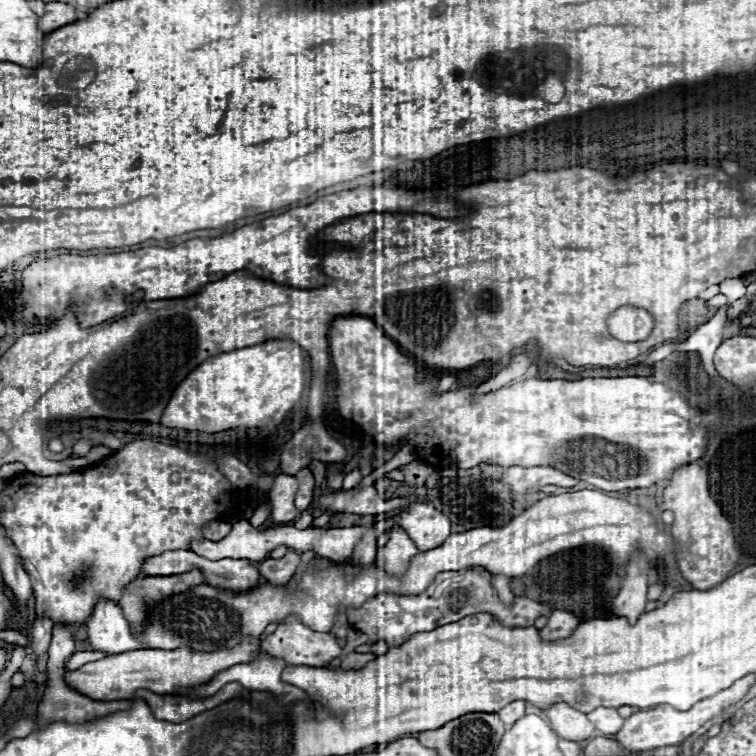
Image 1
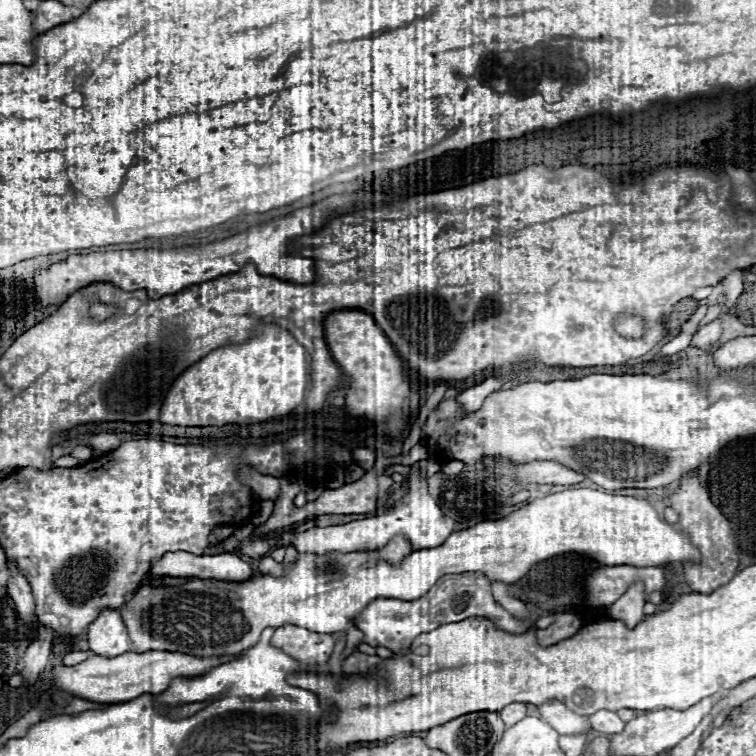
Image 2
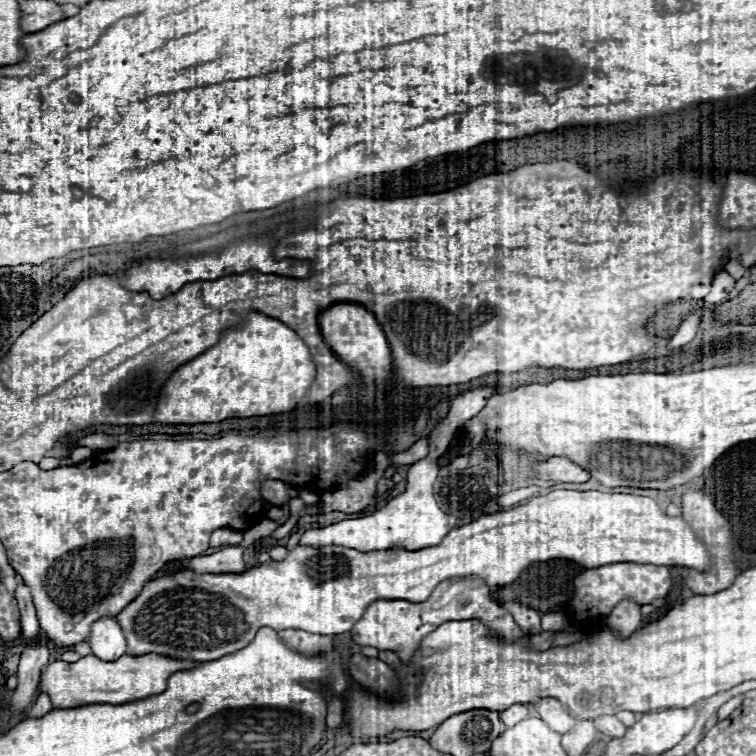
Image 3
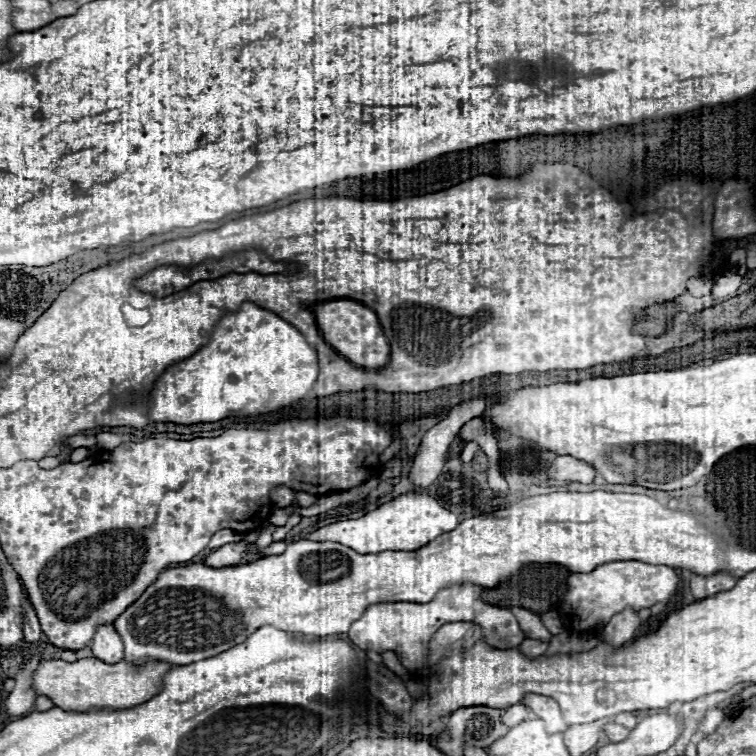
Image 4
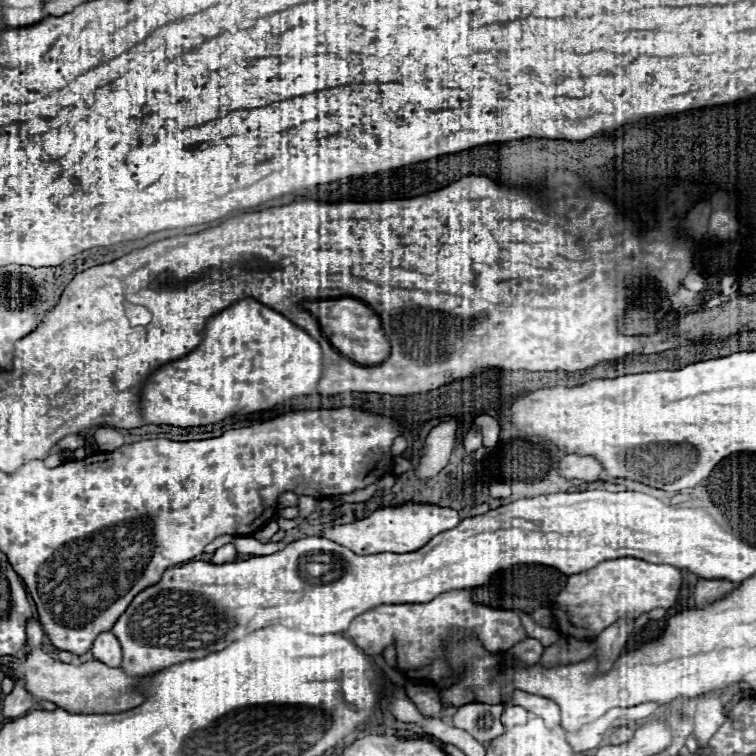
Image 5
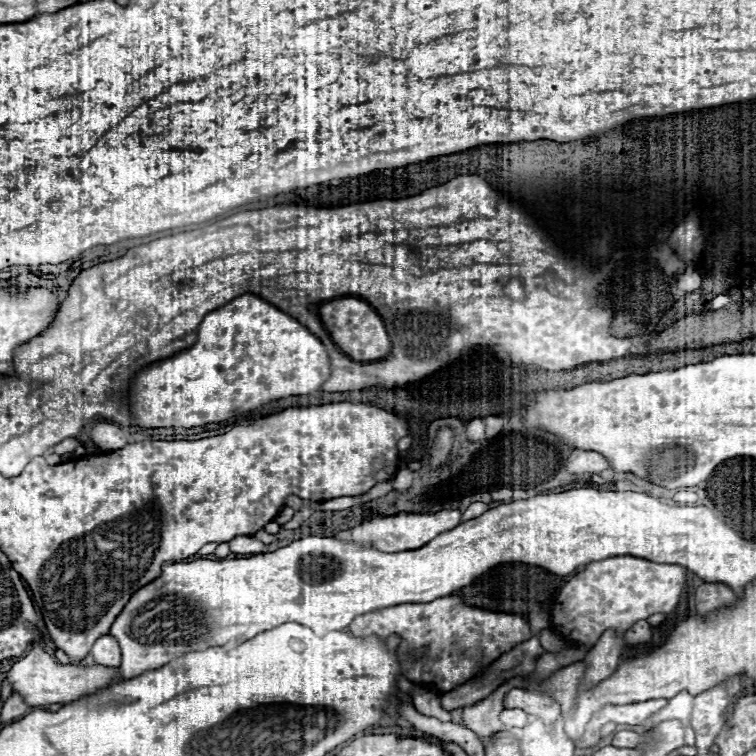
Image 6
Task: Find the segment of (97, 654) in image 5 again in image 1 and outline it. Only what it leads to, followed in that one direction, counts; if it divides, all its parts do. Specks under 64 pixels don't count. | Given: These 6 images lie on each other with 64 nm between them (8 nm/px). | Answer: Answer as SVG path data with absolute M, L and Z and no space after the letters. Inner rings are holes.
M100 598L86 622L88 640L94 650L120 654L126 650L138 650L142 644L132 638L128 622L122 616L122 610L116 602Z

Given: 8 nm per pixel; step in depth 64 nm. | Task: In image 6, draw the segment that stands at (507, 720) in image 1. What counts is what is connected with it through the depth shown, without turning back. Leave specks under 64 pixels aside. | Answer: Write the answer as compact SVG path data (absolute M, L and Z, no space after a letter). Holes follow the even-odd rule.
M506 708L506 710L500 714L500 720L502 720L504 726L522 726L522 724L526 724L528 714L522 712L520 708Z

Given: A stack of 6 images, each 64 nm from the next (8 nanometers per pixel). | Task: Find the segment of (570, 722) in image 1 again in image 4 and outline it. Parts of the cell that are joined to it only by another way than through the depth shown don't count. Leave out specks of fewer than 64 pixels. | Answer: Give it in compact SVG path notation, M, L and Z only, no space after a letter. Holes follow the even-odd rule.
M530 694L530 696L526 696L522 700L522 704L530 706L534 710L534 714L538 714L542 720L546 720L546 728L550 732L564 732L568 728L566 722L564 722L564 718L562 718L558 702L554 702L552 698Z

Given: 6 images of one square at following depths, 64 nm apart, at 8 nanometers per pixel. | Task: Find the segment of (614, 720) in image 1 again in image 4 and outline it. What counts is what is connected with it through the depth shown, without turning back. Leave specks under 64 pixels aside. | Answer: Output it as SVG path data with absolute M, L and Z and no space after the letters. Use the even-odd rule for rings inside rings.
M608 722L606 726L604 726L604 732L606 732L606 736L610 738L610 742L620 742L620 740L624 740L626 736L628 736L628 728L624 728L622 724L616 724L616 722Z

